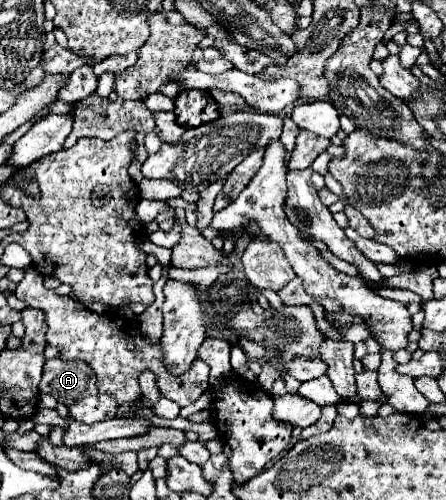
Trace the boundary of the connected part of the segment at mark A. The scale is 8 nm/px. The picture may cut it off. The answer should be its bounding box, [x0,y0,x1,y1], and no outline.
[39,356,99,406]

